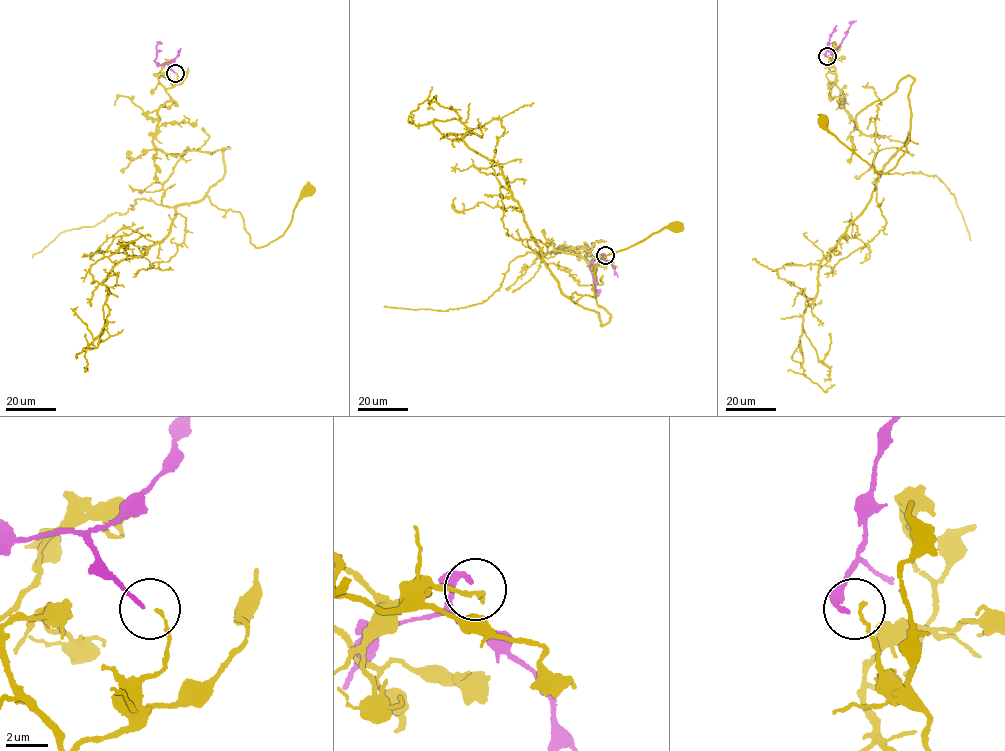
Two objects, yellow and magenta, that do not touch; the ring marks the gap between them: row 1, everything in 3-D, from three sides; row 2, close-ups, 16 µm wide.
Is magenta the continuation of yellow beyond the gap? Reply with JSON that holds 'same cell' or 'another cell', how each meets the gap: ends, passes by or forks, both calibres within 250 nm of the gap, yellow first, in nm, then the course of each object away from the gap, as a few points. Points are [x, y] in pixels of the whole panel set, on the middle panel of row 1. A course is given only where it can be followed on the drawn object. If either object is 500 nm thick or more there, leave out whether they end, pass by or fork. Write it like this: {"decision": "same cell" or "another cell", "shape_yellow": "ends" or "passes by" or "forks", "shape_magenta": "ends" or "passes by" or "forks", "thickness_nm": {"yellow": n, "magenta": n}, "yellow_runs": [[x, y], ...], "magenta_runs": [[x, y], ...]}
{"decision": "another cell", "shape_yellow": "ends", "shape_magenta": "ends", "thickness_nm": {"yellow": 170, "magenta": 200}, "yellow_runs": [[605, 256], [554, 251], [589, 264], [610, 315], [601, 325], [571, 296], [594, 297], [601, 259], [677, 226]], "magenta_runs": [[604, 255], [593, 260], [589, 268], [597, 296]]}

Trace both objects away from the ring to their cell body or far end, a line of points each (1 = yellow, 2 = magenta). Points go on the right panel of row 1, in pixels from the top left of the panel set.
1: (827, 55), (855, 128), (859, 113), (895, 91), (902, 78), (914, 80), (906, 151), (883, 173), (821, 120)
2: (826, 56), (826, 51), (831, 52), (837, 48), (856, 21)

